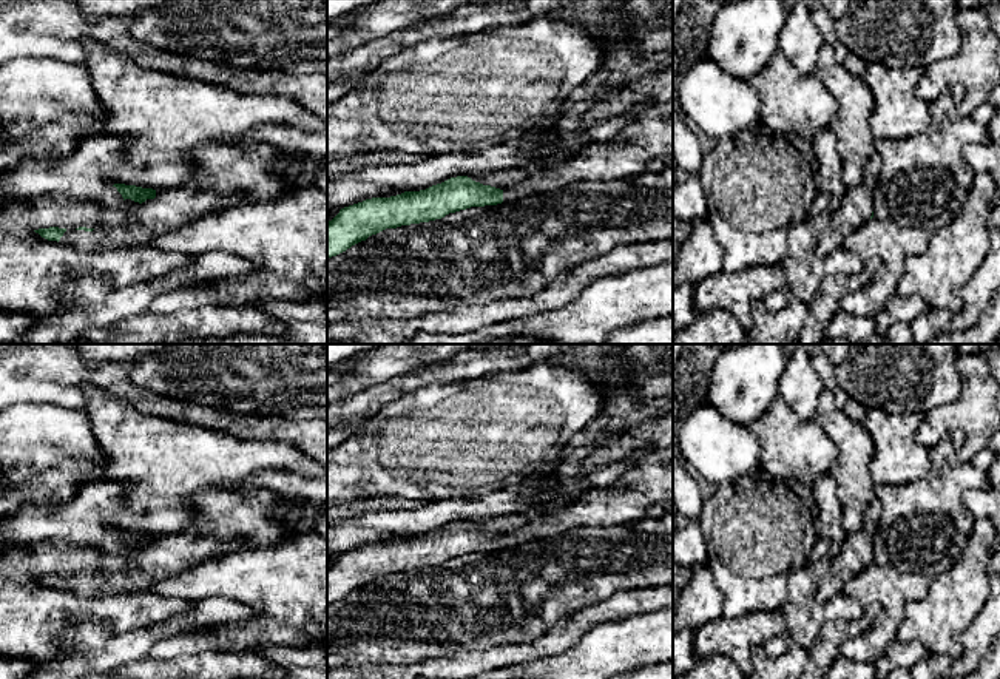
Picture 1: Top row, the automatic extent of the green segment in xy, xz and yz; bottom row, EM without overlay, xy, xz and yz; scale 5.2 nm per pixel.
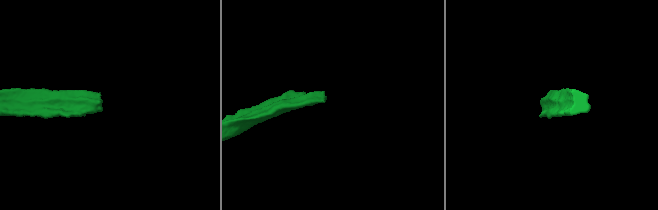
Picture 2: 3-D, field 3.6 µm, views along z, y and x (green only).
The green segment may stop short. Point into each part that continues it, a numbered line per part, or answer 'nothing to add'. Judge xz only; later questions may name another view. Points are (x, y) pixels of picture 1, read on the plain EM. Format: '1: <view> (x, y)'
1: xz (650, 482)

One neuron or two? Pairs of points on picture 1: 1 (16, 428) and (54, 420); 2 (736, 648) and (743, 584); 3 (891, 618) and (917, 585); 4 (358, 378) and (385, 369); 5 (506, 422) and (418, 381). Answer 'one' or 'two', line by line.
1: one
2: two
3: one
4: one
5: two

